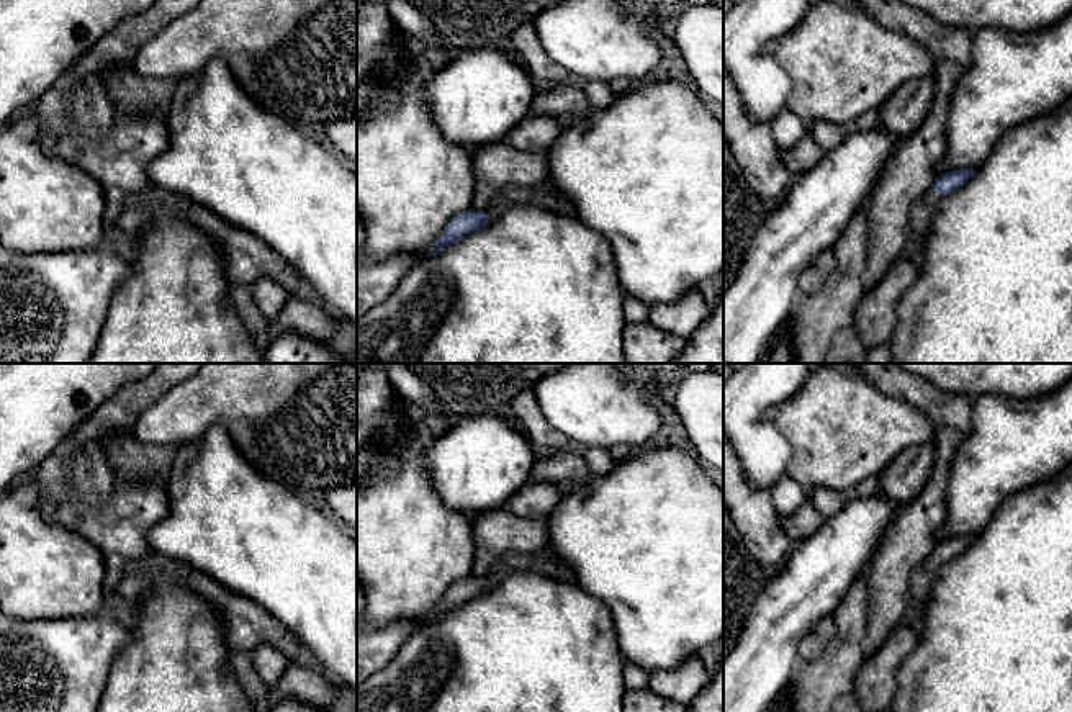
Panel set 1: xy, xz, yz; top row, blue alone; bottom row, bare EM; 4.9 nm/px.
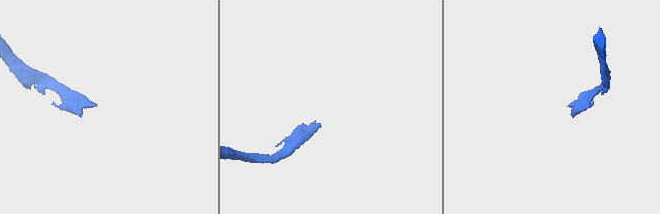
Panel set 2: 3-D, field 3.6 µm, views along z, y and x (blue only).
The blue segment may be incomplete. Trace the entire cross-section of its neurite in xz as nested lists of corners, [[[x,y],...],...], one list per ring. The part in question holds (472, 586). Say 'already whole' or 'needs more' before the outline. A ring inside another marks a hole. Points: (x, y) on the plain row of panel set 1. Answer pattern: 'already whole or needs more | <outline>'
needs more | [[[548,547],[532,553],[507,552],[484,576],[470,575],[455,583],[444,594],[429,622],[437,622],[465,602],[496,589],[514,573],[534,573],[561,583],[574,583],[574,573]]]

